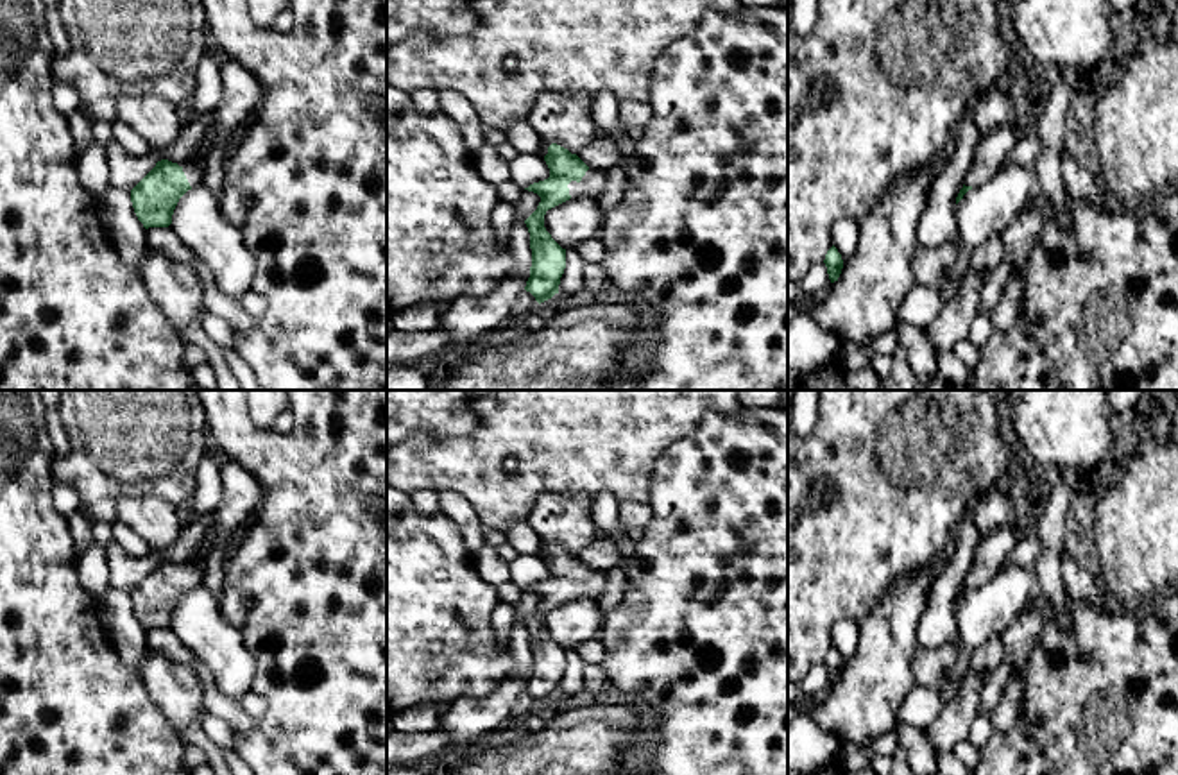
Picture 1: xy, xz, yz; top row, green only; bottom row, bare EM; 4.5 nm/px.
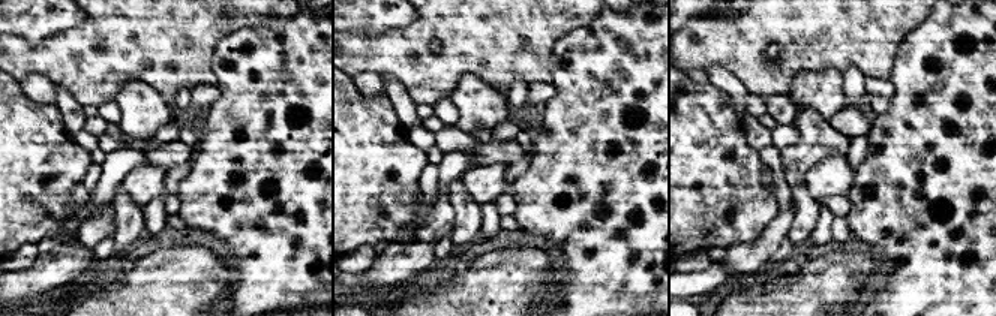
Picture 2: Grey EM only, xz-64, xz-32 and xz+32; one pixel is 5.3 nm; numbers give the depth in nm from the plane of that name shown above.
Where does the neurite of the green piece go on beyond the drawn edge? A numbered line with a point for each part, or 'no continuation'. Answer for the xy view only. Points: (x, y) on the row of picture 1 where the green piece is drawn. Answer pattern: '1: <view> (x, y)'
1: xy (242, 92)

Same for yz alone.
1: yz (994, 147)

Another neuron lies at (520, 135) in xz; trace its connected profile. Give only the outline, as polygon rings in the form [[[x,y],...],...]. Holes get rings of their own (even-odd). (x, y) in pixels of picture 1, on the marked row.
[[[517,120],[505,129],[507,141],[517,150],[517,154],[537,154],[541,149],[541,138],[528,120]]]

